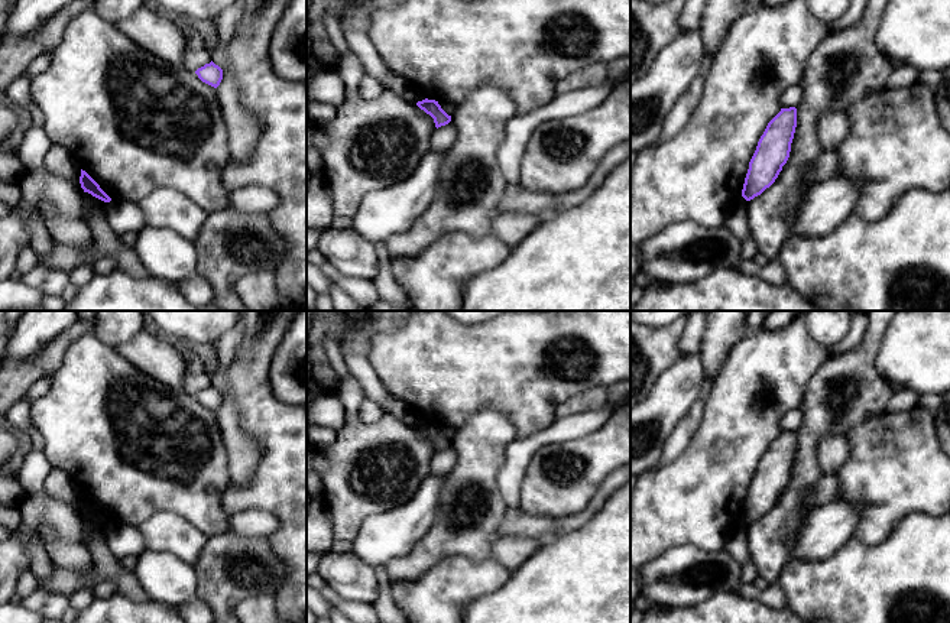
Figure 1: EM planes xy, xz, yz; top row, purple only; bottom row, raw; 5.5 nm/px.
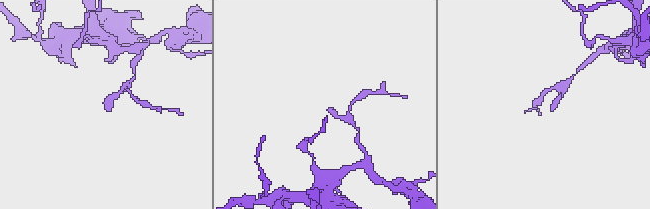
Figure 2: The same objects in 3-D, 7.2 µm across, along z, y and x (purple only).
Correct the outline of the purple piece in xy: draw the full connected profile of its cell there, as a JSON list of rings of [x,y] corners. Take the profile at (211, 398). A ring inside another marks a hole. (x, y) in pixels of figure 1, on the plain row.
[[[213,384],[198,392],[195,398],[202,406],[214,412],[217,412],[223,403],[223,393],[218,389],[215,389]]]

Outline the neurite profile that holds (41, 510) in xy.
[[[45,490],[35,496],[25,496],[17,507],[19,528],[29,528],[40,539],[43,528],[49,528],[58,539],[71,543],[82,545],[87,538],[81,507],[51,497]]]

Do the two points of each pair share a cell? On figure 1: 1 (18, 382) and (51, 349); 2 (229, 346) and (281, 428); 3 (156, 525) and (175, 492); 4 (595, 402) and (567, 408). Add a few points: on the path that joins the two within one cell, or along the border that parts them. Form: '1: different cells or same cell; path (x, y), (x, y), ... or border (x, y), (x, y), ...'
1: same cell; path (26, 373), (44, 357)
2: different cells; border (243, 325), (243, 337), (226, 370), (227, 386)
3: different cells; border (194, 525), (175, 513), (156, 510), (136, 526)
4: same cell; path (587, 402), (574, 405)

